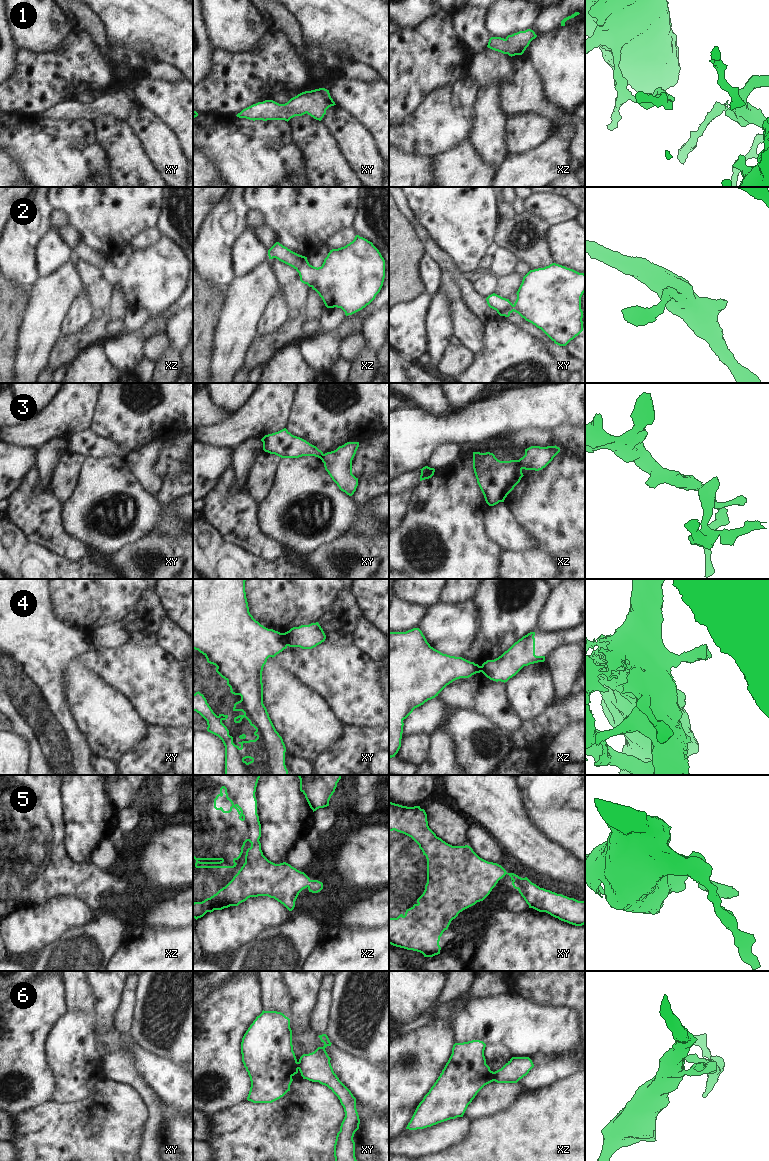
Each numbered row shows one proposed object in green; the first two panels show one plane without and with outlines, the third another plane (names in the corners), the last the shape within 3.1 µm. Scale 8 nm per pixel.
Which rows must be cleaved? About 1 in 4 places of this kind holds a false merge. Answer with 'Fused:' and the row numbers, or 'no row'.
Fused: 3, 4, 6

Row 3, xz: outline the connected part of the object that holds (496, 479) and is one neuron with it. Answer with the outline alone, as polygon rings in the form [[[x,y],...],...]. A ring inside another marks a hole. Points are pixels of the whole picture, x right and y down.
[[[473,452],[473,469],[489,506],[504,502],[524,476],[518,460],[500,461],[490,452]]]

